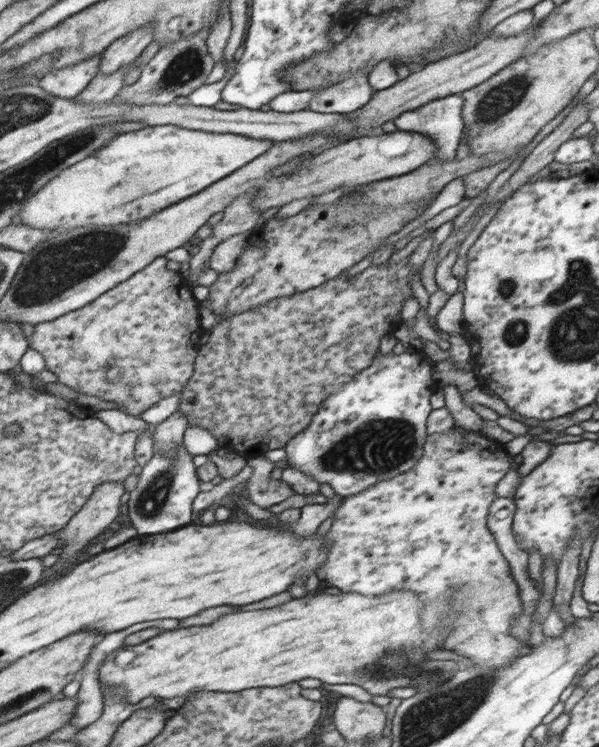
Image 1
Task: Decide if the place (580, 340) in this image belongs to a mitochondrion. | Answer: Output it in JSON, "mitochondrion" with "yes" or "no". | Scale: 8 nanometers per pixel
{"mitochondrion":"yes"}

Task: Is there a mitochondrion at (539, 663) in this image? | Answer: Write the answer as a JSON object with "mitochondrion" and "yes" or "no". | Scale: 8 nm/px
{"mitochondrion":"no"}

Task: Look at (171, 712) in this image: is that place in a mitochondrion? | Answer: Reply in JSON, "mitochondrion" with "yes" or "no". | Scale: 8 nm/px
{"mitochondrion":"no"}

